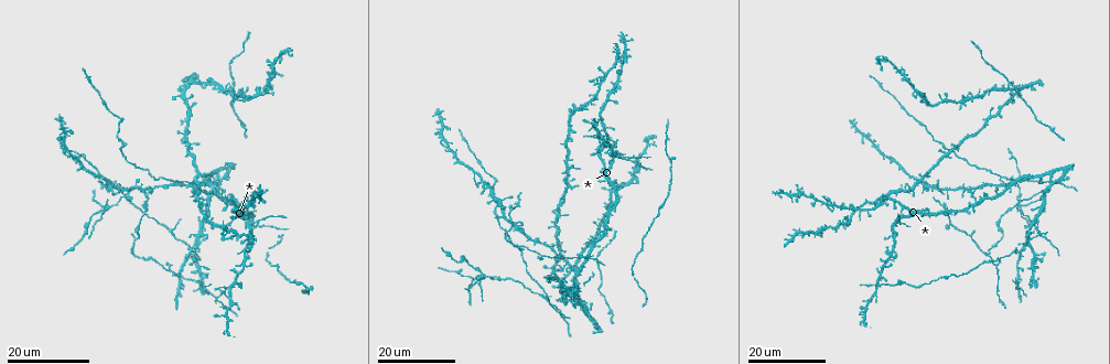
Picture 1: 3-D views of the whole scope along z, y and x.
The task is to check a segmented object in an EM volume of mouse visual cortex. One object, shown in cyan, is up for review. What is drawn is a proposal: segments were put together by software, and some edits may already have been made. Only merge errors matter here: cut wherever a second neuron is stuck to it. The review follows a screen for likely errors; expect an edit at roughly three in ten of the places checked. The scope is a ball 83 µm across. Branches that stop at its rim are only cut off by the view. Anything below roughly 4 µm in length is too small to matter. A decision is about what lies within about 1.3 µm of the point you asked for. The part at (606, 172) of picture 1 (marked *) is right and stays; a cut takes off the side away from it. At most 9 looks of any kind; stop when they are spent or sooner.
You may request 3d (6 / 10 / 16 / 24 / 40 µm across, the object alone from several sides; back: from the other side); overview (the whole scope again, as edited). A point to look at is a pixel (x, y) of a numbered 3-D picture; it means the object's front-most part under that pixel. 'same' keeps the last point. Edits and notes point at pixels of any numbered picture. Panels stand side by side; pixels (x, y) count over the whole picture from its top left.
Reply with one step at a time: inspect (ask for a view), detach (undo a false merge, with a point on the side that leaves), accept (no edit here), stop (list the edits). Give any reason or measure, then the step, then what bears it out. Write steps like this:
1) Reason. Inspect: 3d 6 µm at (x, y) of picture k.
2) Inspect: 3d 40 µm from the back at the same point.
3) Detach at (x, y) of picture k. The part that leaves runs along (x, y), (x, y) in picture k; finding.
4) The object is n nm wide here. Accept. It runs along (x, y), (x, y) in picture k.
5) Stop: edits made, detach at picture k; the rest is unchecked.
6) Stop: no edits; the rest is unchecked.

Thin arm on a thick one. Inspect: 3d 16 µm at (251, 223) of picture 1.

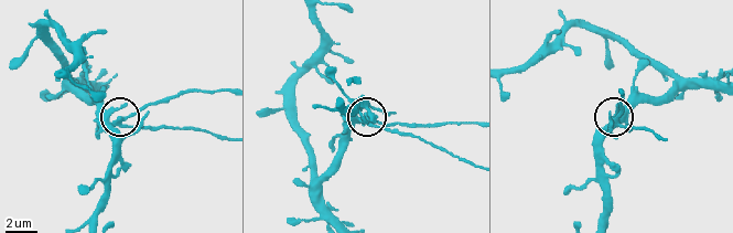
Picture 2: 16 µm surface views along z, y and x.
Closer look. Inspect: 3d 6 µm at (119, 124) of picture 2.

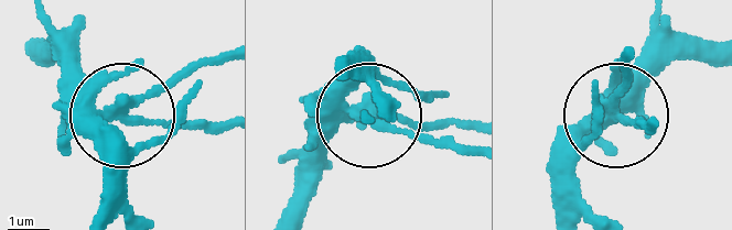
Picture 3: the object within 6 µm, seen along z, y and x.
Inspect: 3d 6 µm from the back at (366, 105) of picture 3.

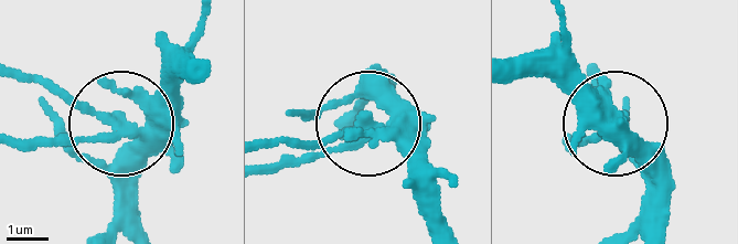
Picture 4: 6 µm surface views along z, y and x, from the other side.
The object is 330 nm wide here. Detach at (61, 139) of picture 4. The part that leaves runs along (118, 131), (17, 141) in picture 4; a second neuron is stuck on.

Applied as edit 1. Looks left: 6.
Three-way junction. Inspect: 3d 24 µm at (496, 278) of picture 1.

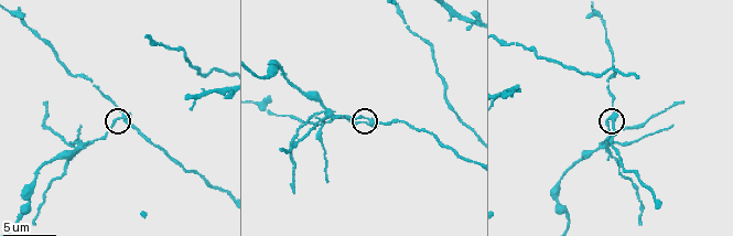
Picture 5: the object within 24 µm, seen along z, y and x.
Inspect: 3d 6 µm at (612, 117) of picture 5.

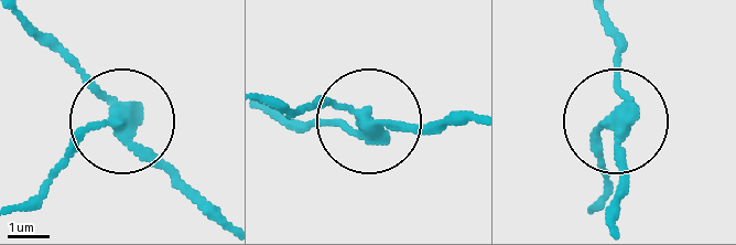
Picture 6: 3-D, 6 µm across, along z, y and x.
3 arms meet here. Detach at (62, 166) of picture 6. The part that leaves runs along (114, 126), (85, 136), (22, 203) in picture 6; two neurons meet here.

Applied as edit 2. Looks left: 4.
Four arms meet. Inspect: 3d 24 µm at (1038, 254) of picture 1.

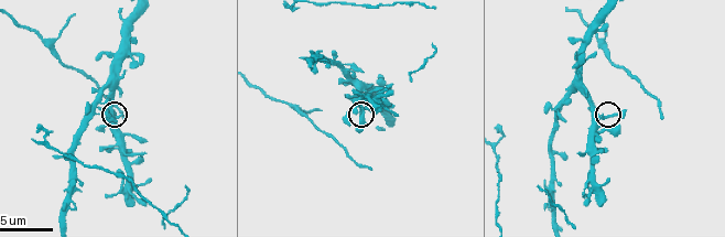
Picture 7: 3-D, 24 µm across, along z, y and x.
Closer look. Inspect: 3d 6 µm at (602, 118) of picture 7.

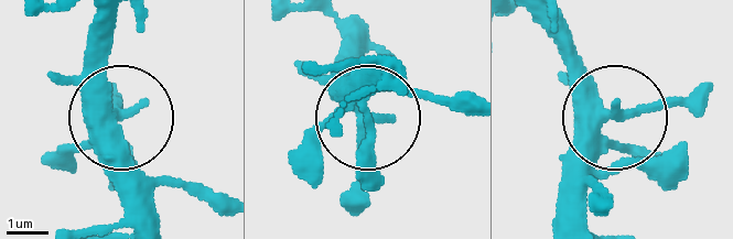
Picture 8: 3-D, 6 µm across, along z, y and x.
Accept. All the same neuron.

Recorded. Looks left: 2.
Calibre changes. Inspect: 3d 10 µm at (292, 106) of picture 7.

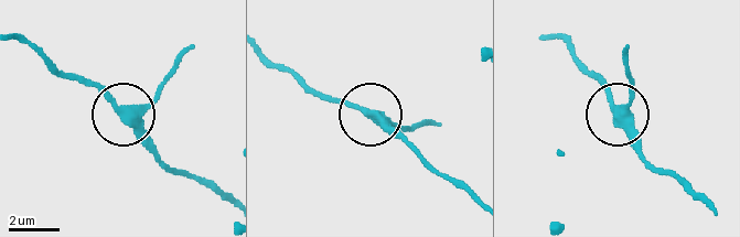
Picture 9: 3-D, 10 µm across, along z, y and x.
From behind. Inspect: 3d 10 µm from the back at (365, 113) of picture 9.

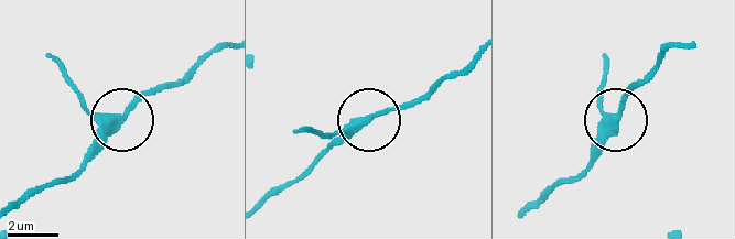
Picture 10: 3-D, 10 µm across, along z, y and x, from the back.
Accept. Continuous, no second neuron.

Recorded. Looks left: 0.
Stop: edits made, detach at picture 4, detach at picture 6; the rest is unchecked.

